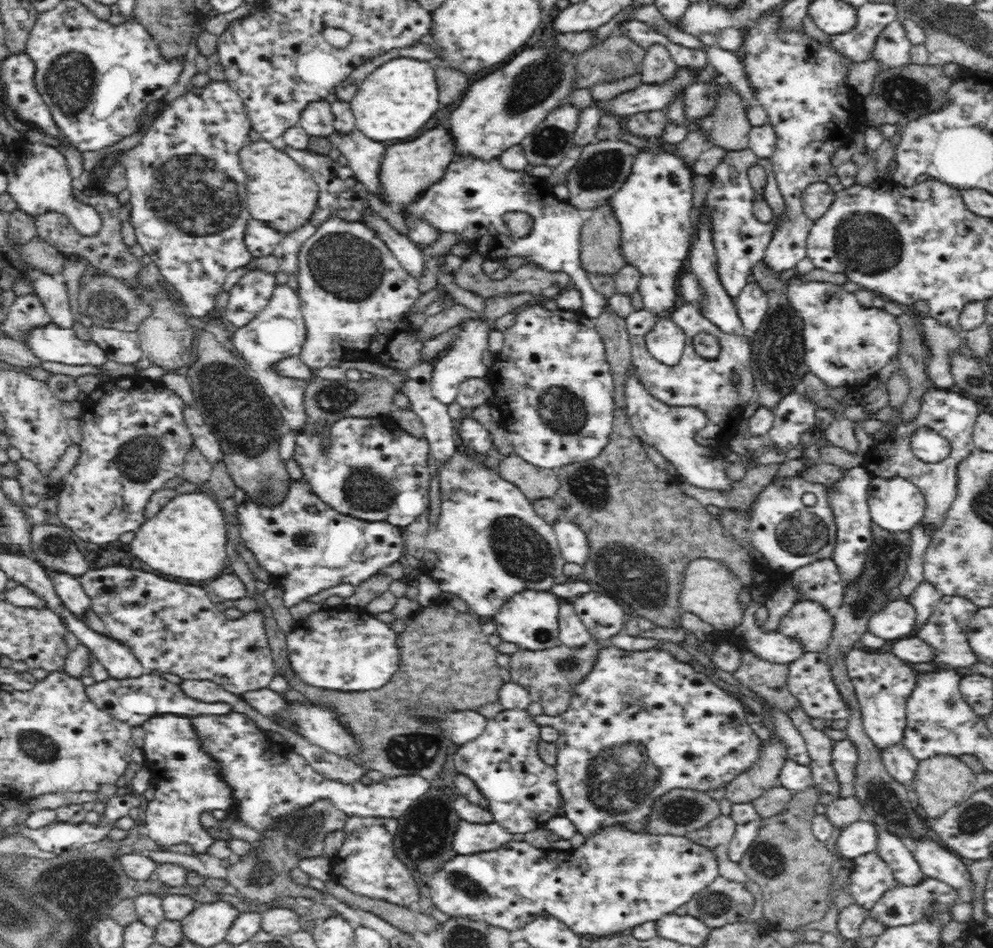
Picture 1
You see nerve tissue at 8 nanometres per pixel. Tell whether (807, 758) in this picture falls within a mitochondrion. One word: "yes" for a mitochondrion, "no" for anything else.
no

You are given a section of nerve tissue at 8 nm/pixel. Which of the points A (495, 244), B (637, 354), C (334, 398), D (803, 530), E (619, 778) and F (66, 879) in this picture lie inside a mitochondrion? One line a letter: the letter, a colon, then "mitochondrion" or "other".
A: other
B: other
C: mitochondrion
D: mitochondrion
E: mitochondrion
F: mitochondrion

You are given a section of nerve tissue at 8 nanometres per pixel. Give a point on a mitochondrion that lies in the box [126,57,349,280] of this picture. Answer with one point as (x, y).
(191, 193)

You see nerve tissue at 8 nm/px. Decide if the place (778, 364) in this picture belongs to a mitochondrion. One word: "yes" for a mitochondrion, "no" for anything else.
yes

